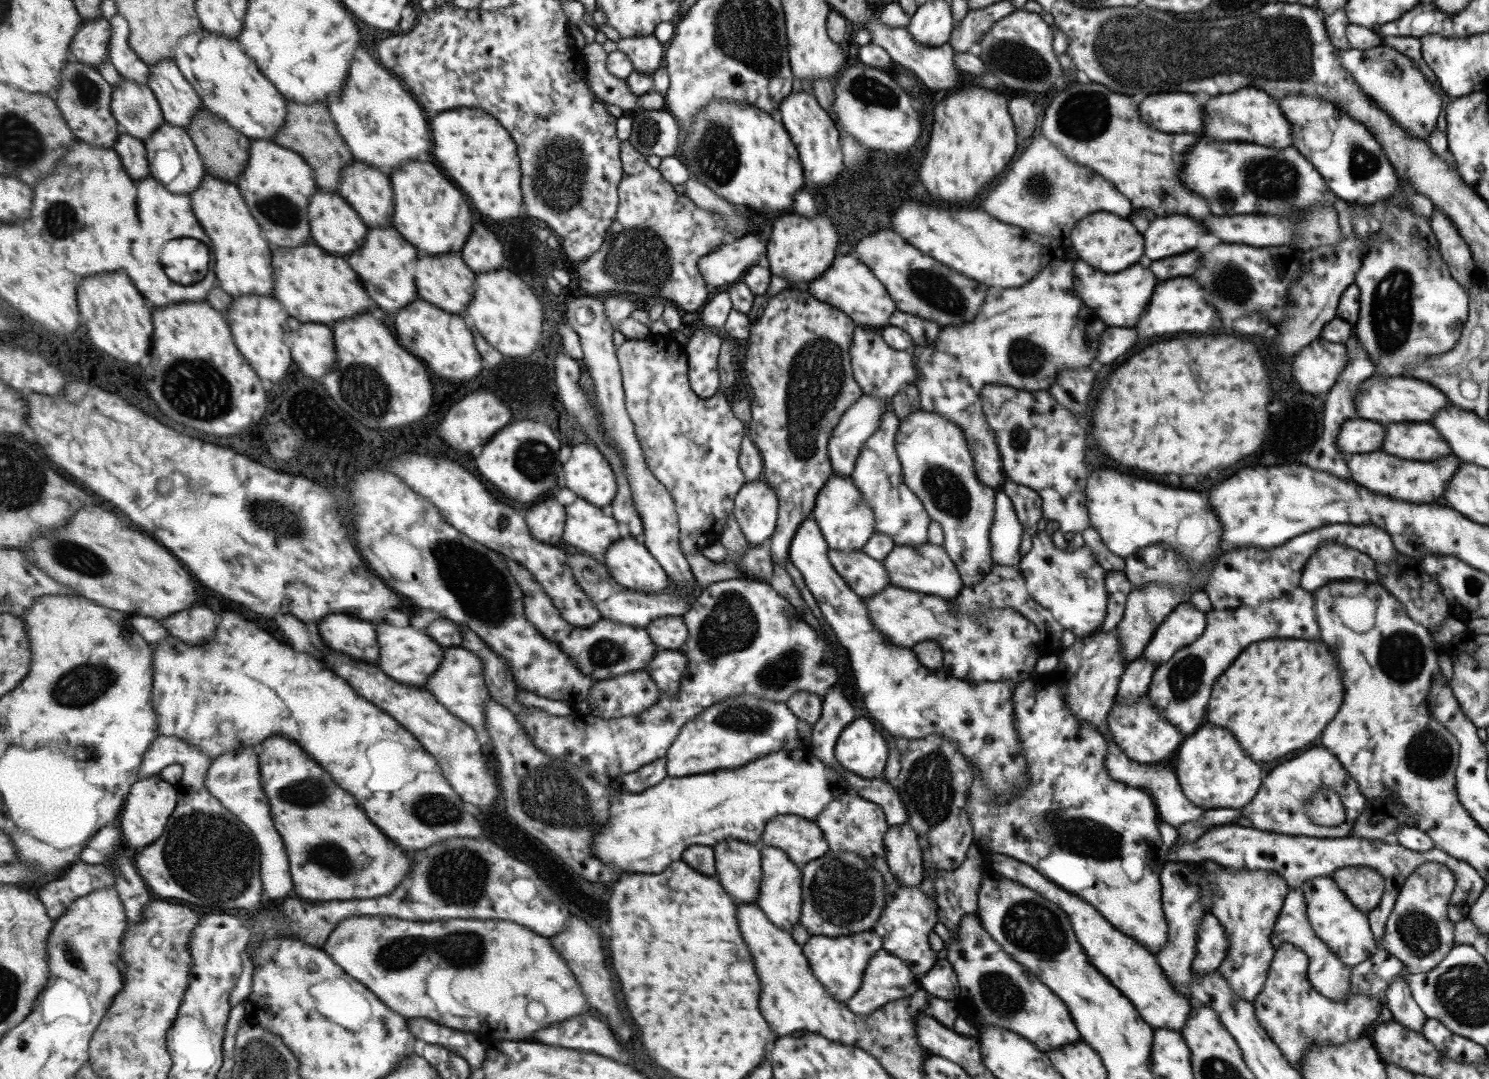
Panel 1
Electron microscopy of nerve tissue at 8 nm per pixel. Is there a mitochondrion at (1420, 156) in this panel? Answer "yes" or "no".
no

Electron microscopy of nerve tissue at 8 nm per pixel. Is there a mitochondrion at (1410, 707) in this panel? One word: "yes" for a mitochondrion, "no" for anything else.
yes

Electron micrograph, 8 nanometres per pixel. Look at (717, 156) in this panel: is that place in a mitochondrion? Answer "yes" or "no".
yes

